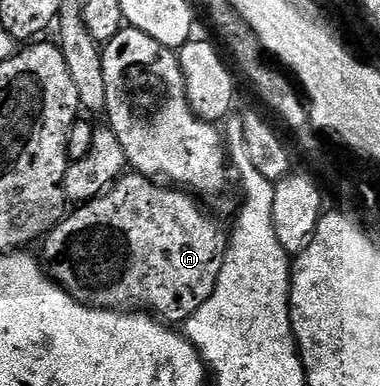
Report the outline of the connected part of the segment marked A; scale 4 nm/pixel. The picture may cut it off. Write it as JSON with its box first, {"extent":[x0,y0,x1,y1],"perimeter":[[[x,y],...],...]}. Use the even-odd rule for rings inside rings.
{"extent":[41,173,229,324],"perimeter":[[[124,173],[103,194],[97,196],[93,201],[76,206],[72,210],[75,211],[72,215],[70,212],[66,217],[60,219],[58,225],[42,240],[43,255],[41,254],[41,259],[45,264],[45,270],[63,290],[69,292],[79,303],[86,304],[87,307],[146,308],[150,314],[166,321],[168,324],[186,324],[187,318],[193,313],[197,313],[197,309],[201,309],[201,305],[205,305],[205,301],[209,301],[209,293],[213,293],[213,289],[217,285],[217,277],[221,273],[223,254],[227,251],[227,240],[229,238],[228,232],[219,228],[218,221],[210,219],[195,204],[195,199],[196,196],[186,190],[176,189],[171,185],[160,185],[156,180],[148,179],[147,176],[138,173]]]}

